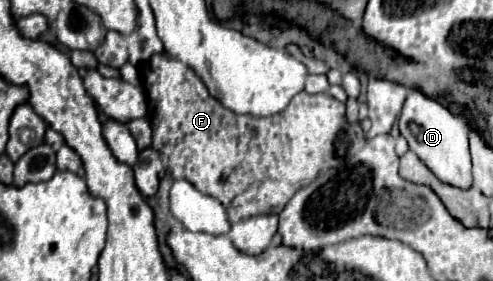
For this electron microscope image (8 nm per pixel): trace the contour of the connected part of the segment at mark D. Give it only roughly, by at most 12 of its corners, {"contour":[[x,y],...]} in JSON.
{"contour":[[410,90],[400,134],[440,182],[472,186],[466,120]]}

